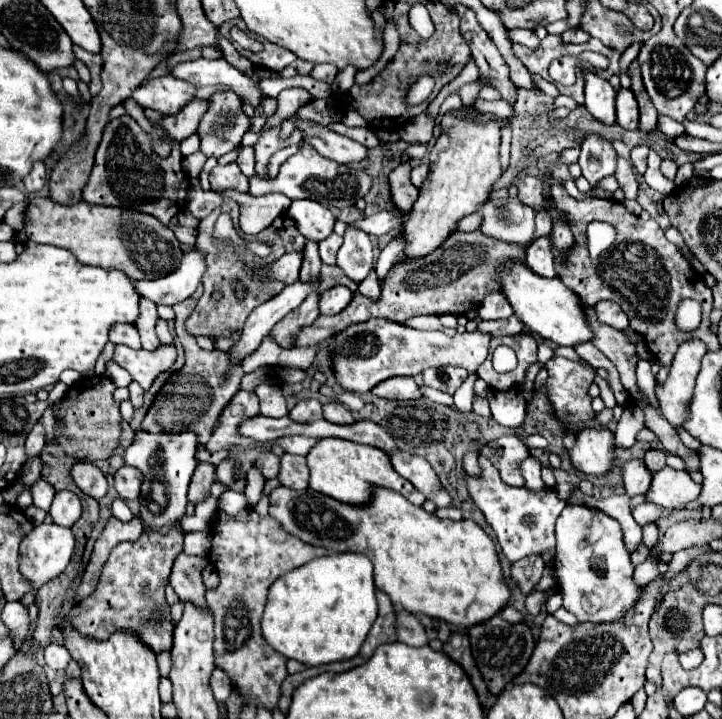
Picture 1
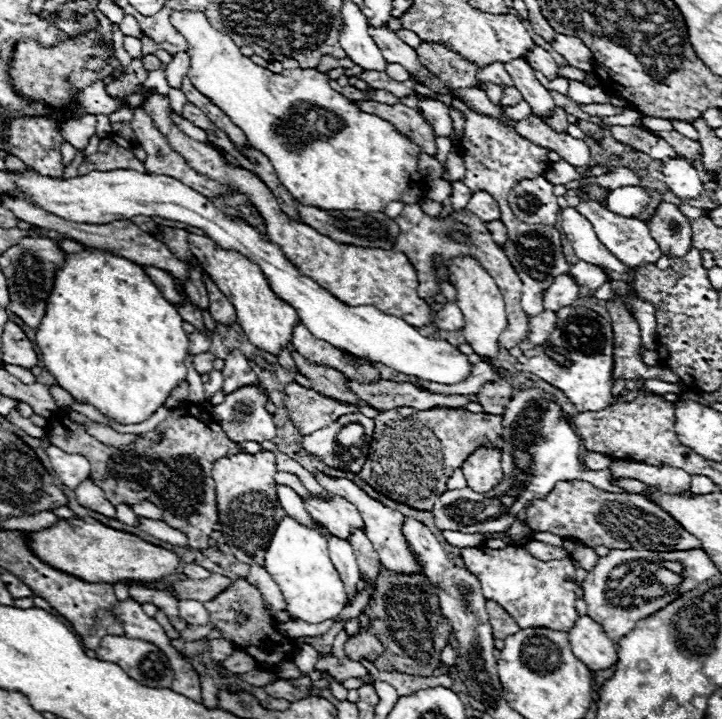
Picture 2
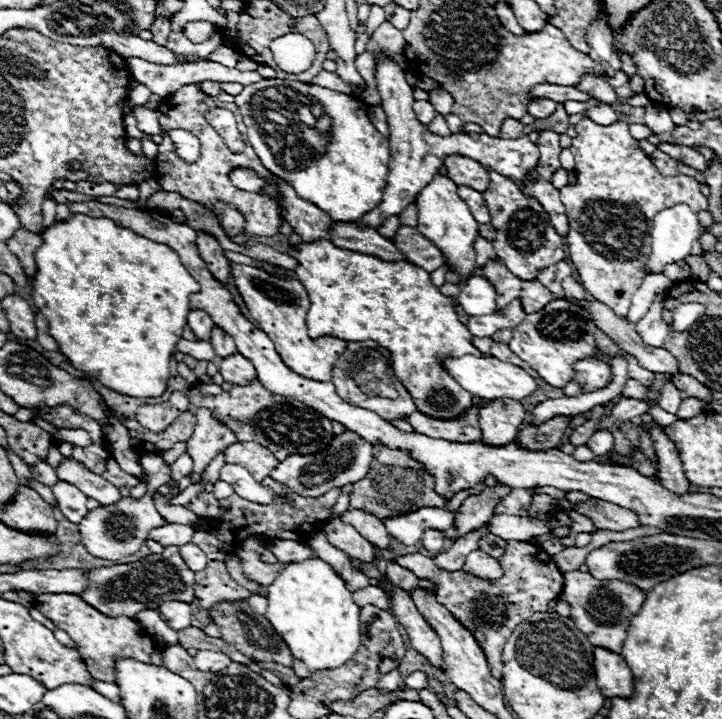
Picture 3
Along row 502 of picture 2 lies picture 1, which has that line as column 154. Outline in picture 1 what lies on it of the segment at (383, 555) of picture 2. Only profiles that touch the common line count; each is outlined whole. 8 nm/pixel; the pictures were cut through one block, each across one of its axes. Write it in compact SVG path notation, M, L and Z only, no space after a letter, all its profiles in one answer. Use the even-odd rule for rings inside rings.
M116 346L114 362L130 372L132 380L136 380L142 390L148 390L158 374L172 368L176 362L176 348L174 346L160 346L148 354L146 350L128 350L126 346Z

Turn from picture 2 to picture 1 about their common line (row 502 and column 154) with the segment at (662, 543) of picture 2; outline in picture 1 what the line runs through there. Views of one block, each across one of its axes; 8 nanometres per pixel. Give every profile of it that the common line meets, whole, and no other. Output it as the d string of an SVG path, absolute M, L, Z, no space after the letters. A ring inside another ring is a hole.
M178 526L174 530L166 530L166 532L152 532L148 528L148 530L142 532L142 536L136 542L120 542L110 552L110 556L108 556L108 560L102 568L102 576L100 576L96 590L88 598L84 598L84 602L80 602L80 606L74 606L68 612L68 616L58 626L60 632L64 630L64 624L68 624L68 626L72 626L72 630L80 632L82 636L104 642L118 630L132 630L154 654L172 650L174 622L172 622L172 616L170 616L170 606L166 604L166 598L164 598L164 586L168 584L172 564L174 564L176 556L182 552L182 548L184 548L182 526Z

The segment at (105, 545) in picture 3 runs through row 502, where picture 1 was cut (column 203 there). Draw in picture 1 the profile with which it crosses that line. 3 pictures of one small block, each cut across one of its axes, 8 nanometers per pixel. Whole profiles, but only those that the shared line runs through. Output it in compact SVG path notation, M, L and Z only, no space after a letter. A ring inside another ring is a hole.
M214 92L208 98L208 110L198 126L200 152L220 158L240 146L242 136L250 130L242 100L232 92Z

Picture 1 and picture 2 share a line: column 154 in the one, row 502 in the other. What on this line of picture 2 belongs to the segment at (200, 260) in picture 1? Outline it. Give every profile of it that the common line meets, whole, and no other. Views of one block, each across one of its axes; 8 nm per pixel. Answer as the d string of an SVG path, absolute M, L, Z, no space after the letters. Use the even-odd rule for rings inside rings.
M276 486L276 494L278 494L278 500L280 500L280 506L286 510L288 516L292 516L296 522L302 522L304 526L312 526L314 530L322 530L322 526L310 518L302 498L290 488L290 486Z

